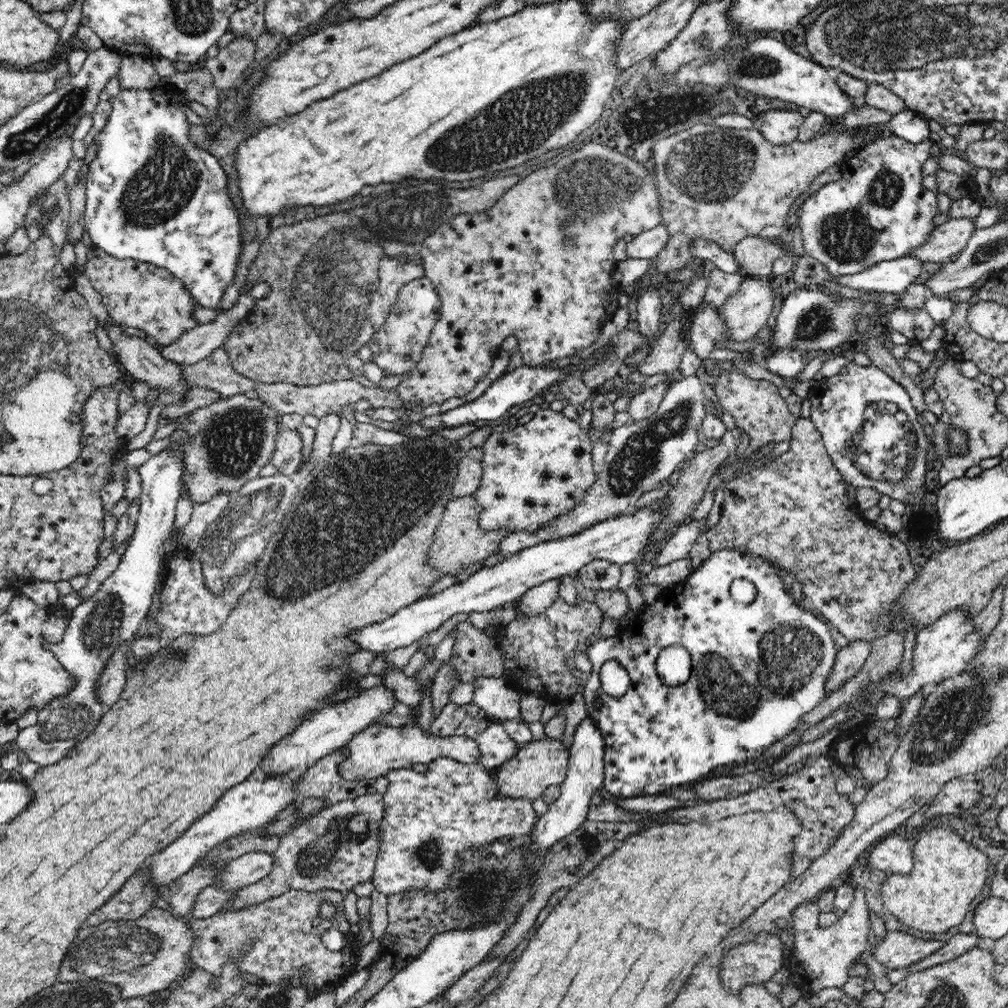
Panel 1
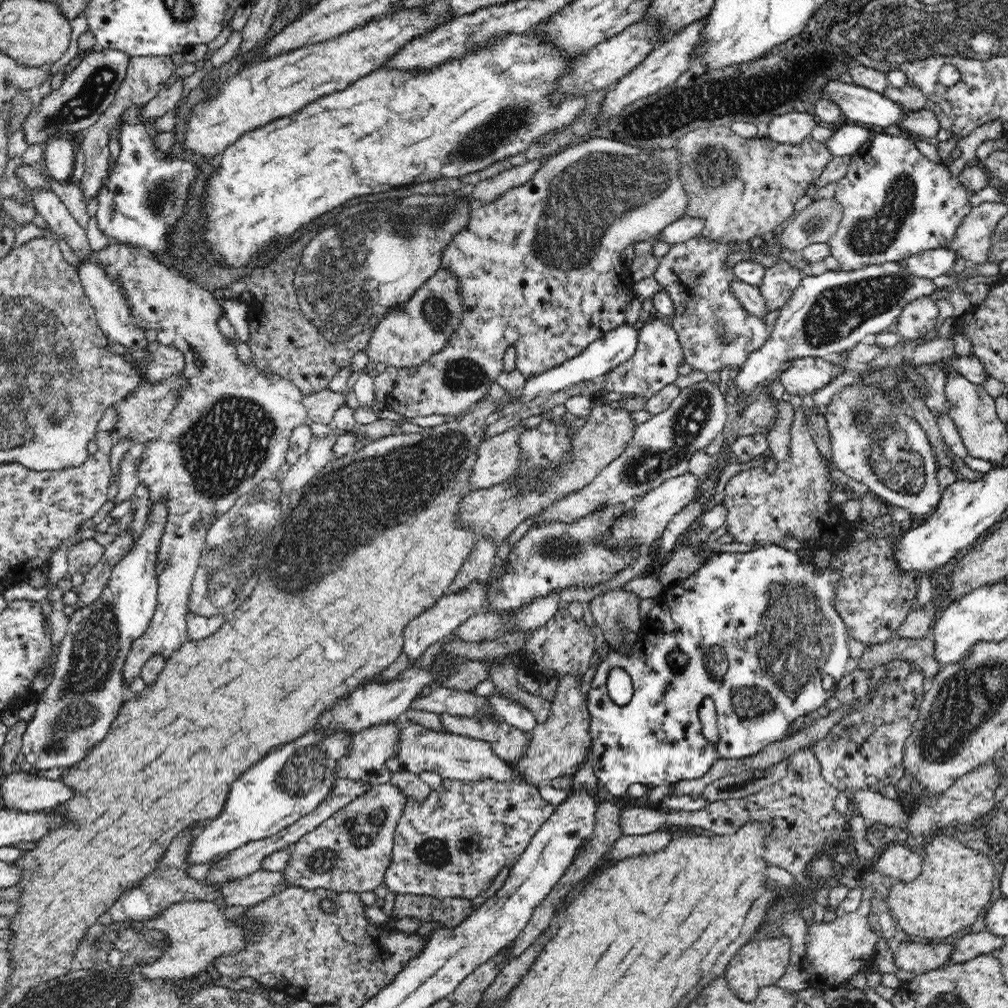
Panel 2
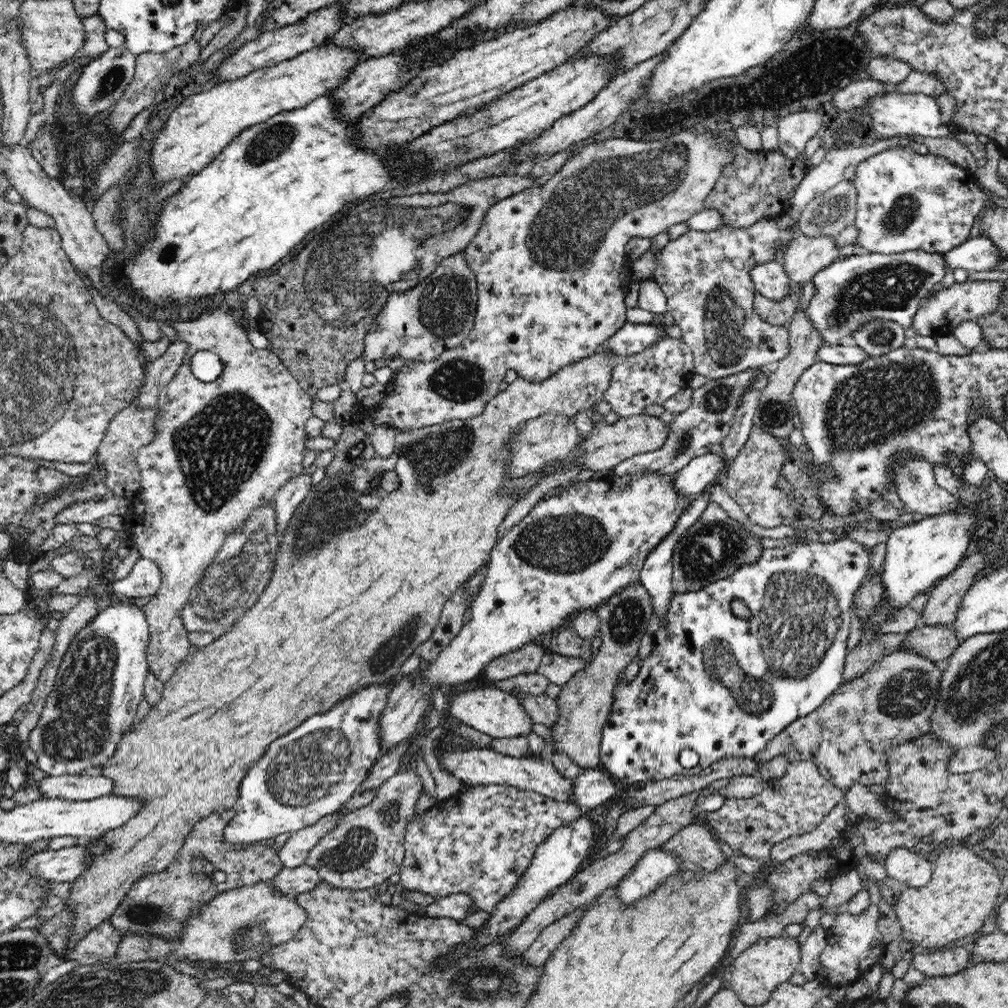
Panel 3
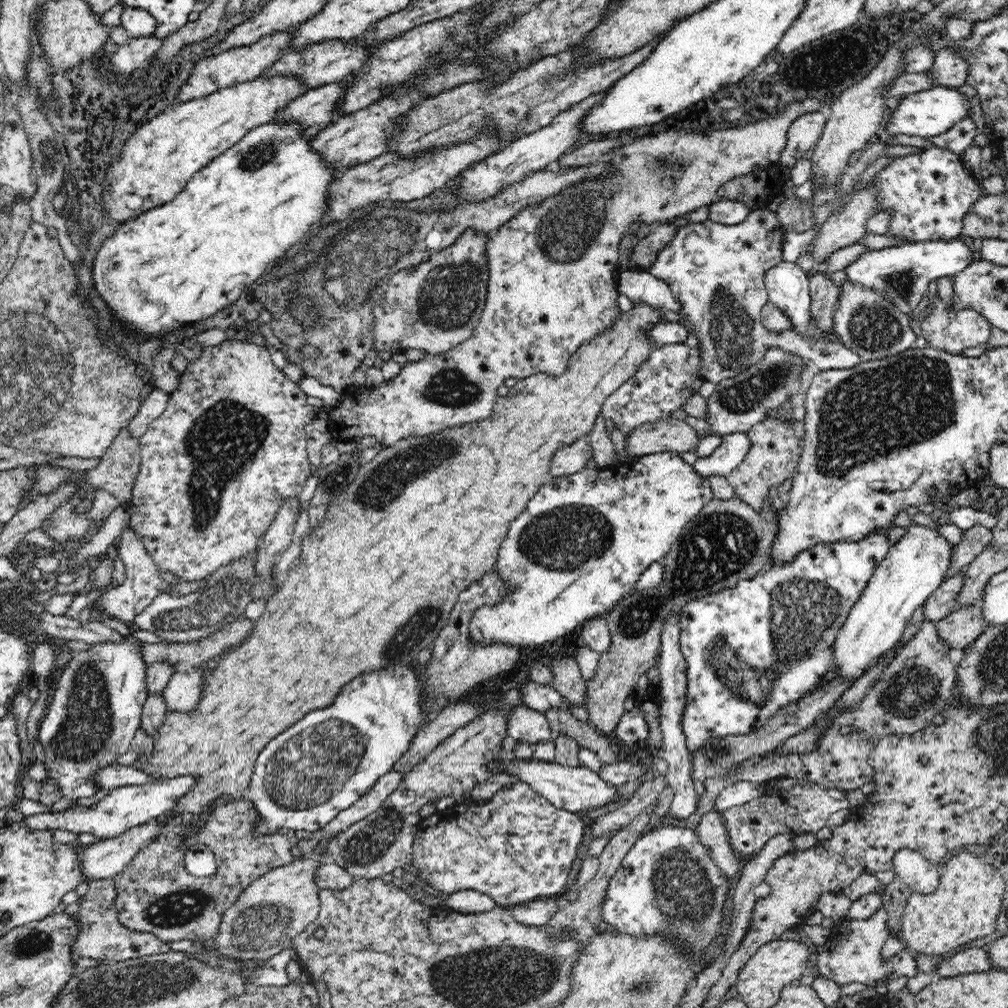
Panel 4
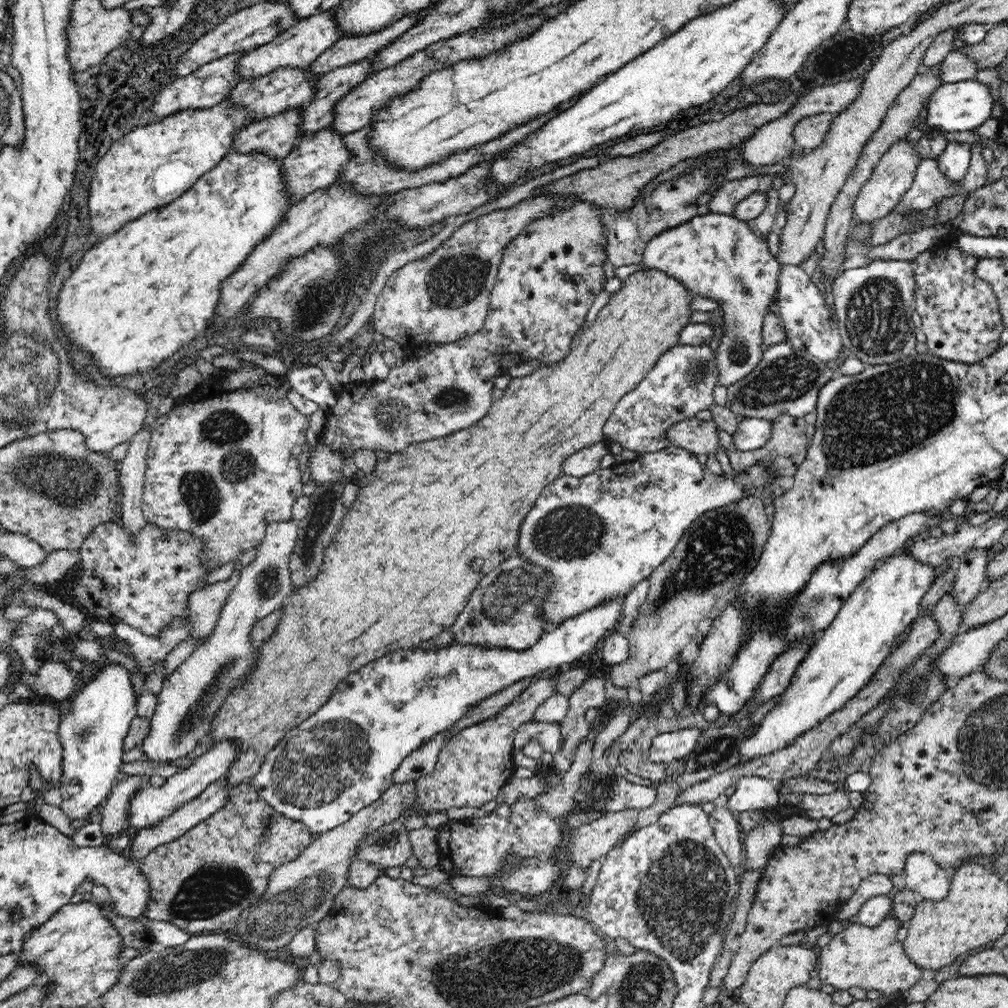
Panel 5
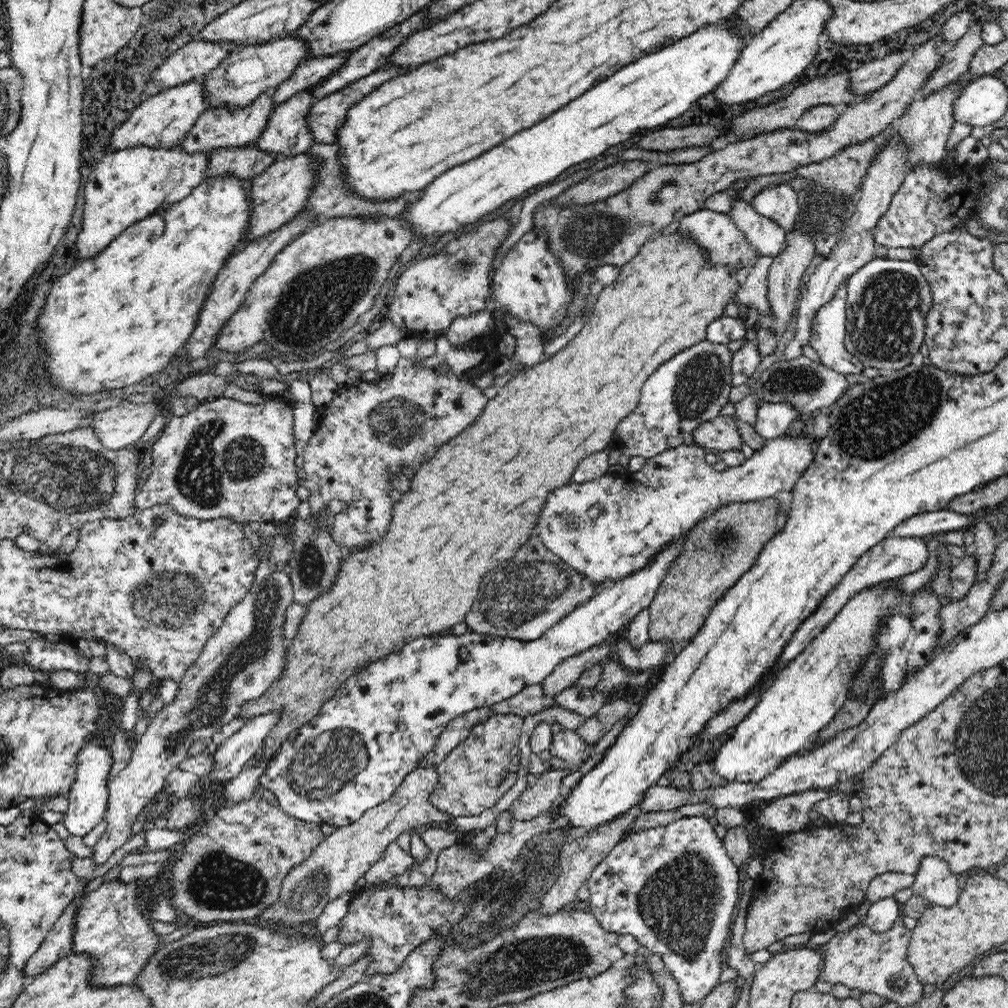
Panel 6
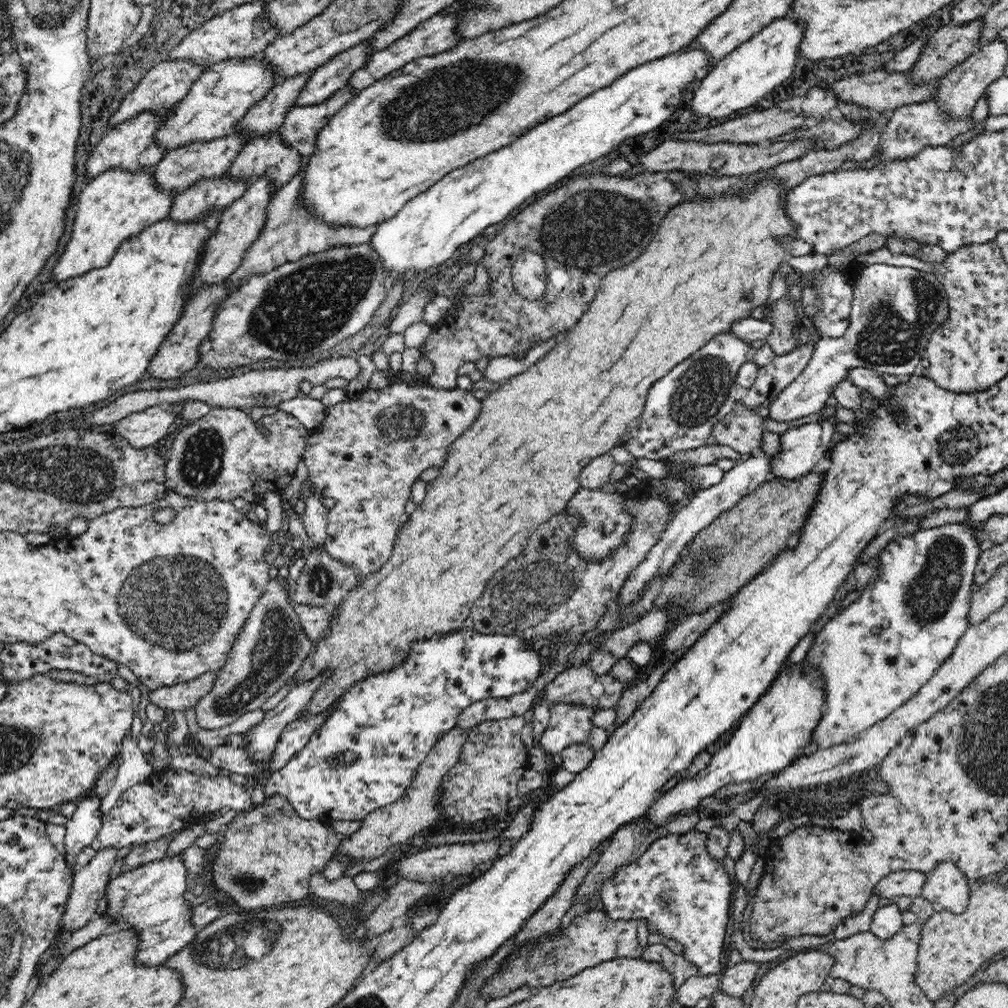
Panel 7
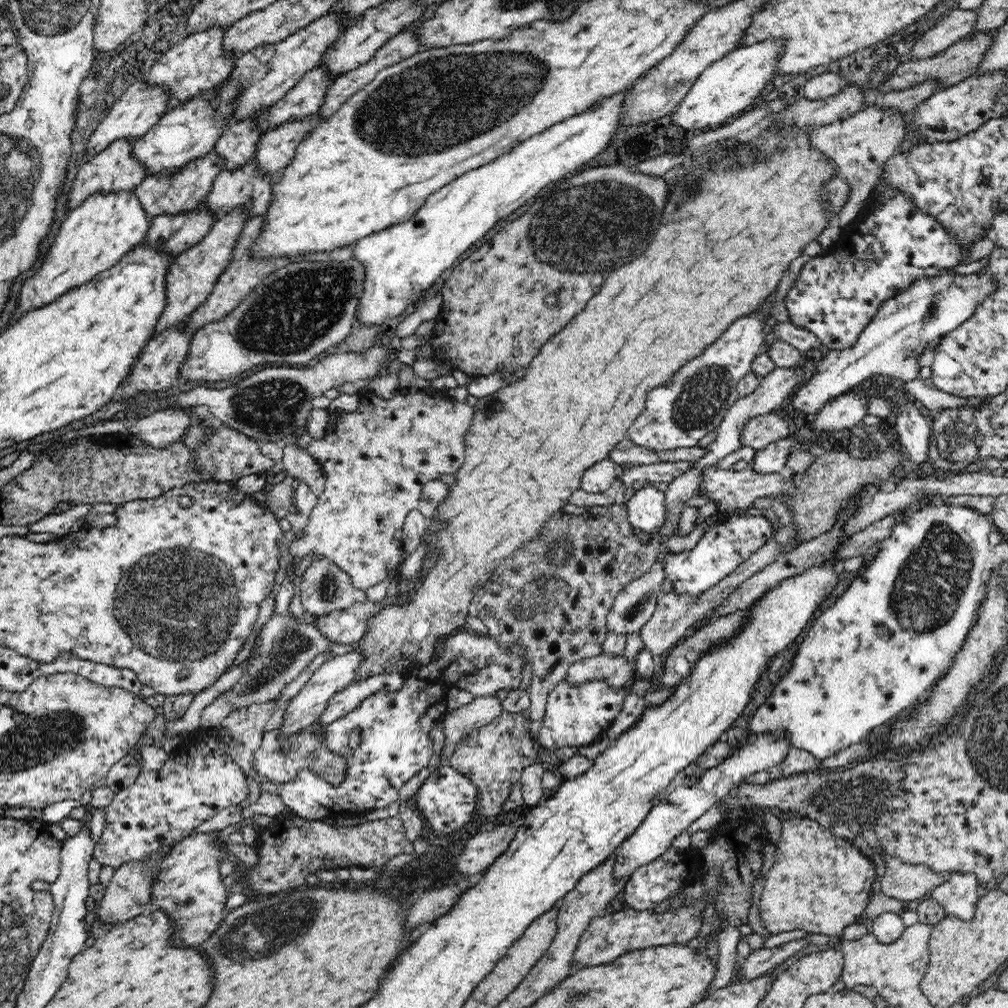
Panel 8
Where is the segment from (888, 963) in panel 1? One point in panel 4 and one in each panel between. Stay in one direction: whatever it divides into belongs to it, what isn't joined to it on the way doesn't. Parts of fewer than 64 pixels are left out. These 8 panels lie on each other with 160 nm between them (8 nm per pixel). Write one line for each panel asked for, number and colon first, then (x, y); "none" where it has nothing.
2: (911, 956)
3: (945, 963)
4: (973, 960)

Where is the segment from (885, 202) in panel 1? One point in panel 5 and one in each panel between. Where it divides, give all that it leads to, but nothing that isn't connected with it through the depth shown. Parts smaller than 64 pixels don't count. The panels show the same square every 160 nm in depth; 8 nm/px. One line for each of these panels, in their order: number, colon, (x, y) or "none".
2: (896, 203)
3: (906, 201)
4: (929, 192)
5: (954, 161)

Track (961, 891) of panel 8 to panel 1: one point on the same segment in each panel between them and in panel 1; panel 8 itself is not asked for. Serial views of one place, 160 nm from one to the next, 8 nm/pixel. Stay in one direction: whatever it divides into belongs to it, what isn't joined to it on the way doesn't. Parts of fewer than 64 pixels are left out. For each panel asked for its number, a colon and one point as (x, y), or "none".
1: (894, 855)
2: (900, 862)
3: (913, 870)
4: (923, 877)
5: (924, 876)
6: (934, 881)
7: (946, 886)

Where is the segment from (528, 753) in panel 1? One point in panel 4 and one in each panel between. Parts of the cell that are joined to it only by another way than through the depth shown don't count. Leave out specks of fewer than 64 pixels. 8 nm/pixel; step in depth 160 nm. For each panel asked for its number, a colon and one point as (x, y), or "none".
2: (559, 745)
3: (585, 703)
4: (727, 541)

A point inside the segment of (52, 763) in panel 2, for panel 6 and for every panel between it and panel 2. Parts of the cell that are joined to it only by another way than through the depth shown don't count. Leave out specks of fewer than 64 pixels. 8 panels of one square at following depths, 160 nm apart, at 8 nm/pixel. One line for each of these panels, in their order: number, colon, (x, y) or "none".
3: (100, 683)
4: (96, 708)
5: (97, 718)
6: (88, 800)

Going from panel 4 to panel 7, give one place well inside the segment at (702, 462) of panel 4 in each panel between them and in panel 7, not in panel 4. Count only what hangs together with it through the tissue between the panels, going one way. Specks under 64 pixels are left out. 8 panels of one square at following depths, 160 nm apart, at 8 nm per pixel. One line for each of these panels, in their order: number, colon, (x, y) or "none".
5: (753, 433)
6: (774, 419)
7: (896, 310)

